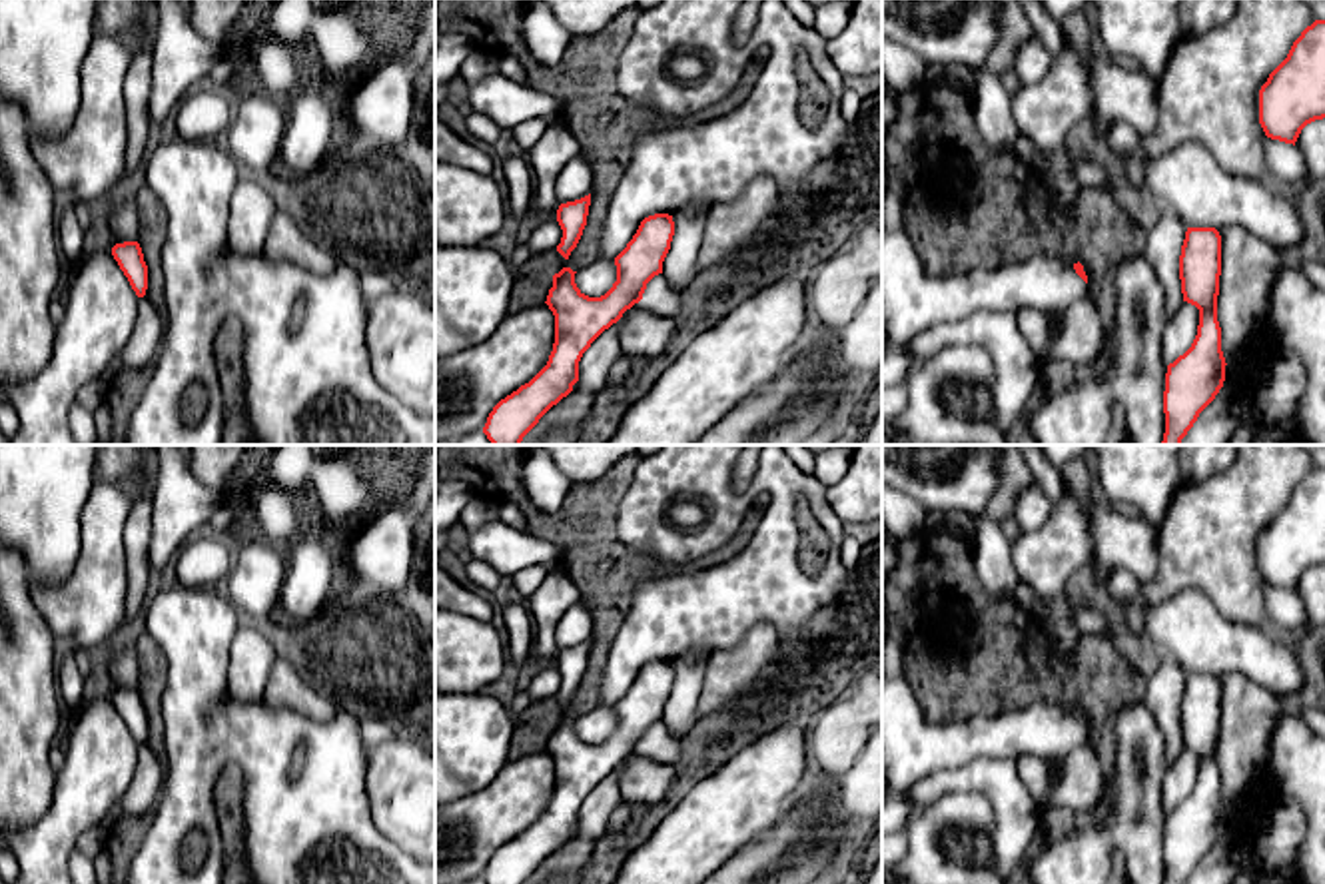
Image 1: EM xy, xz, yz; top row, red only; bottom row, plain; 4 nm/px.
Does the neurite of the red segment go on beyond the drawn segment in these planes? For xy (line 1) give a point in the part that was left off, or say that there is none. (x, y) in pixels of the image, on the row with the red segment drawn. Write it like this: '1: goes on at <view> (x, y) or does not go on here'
1: does not go on here

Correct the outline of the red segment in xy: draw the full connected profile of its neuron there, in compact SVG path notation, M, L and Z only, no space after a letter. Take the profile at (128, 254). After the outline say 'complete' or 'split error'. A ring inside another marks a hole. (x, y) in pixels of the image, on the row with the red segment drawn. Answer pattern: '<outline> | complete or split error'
M124 241L112 247L112 255L118 261L120 269L128 277L132 289L138 297L146 295L148 289L148 265L138 241Z | complete

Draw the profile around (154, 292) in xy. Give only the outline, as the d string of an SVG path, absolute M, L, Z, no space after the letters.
M144 186L136 196L138 212L142 218L140 247L148 265L148 289L146 297L156 305L164 307L164 271L160 265L160 253L166 235L164 206L160 198Z

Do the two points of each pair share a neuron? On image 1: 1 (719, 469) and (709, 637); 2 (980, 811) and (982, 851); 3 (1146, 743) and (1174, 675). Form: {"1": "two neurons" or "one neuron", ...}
{"1": "one neuron", "2": "two neurons", "3": "two neurons"}

